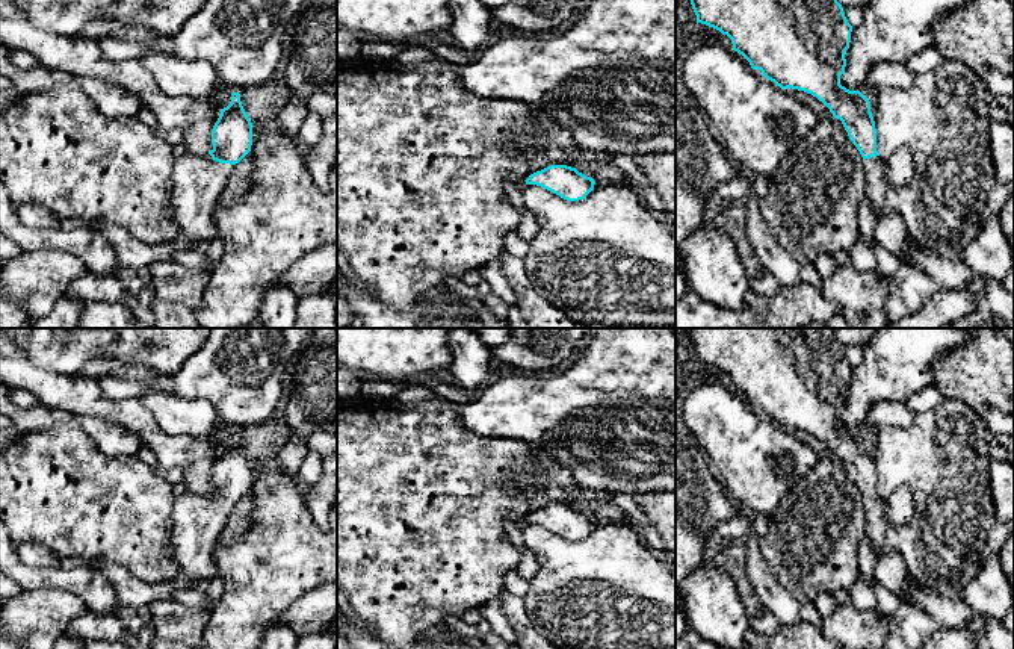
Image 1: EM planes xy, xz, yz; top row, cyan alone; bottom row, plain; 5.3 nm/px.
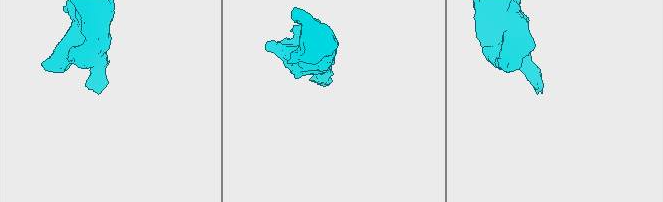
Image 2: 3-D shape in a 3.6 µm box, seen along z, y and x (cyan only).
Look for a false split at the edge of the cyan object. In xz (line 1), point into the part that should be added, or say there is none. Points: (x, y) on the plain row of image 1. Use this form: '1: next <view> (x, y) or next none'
1: next none

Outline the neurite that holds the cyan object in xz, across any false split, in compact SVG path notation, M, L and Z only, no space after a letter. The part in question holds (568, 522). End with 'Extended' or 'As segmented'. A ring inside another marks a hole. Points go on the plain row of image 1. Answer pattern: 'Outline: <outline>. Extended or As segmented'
Outline: M550 504L530 513L526 523L541 525L567 540L583 539L594 528L594 517L567 504Z. As segmented

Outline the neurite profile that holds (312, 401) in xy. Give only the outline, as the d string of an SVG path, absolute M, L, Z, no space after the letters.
M314 328L293 363L292 387L286 398L286 424L290 434L308 442L319 431L337 436L337 328Z

